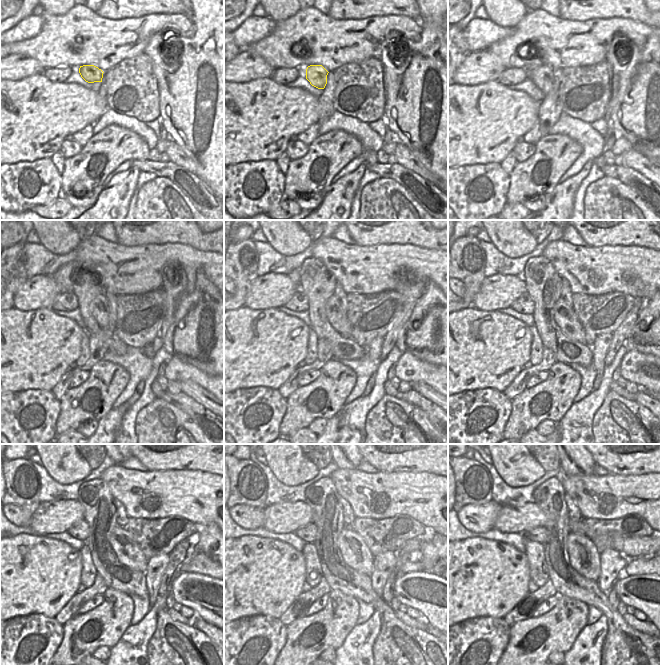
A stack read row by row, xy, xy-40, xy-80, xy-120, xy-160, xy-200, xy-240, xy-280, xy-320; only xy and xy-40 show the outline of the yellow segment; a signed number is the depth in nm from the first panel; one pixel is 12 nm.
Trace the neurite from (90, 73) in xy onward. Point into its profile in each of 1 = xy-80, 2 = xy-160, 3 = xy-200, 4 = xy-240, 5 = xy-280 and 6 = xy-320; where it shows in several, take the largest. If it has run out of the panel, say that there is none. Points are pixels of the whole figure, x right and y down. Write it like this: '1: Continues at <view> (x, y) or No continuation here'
1: Continues at xy-80 (543, 77)
2: Continues at xy-160 (336, 309)
3: Continues at xy-200 (566, 319)
4: Continues at xy-240 (126, 548)
5: Continues at xy-280 (354, 550)
6: Continues at xy-320 (585, 559)

